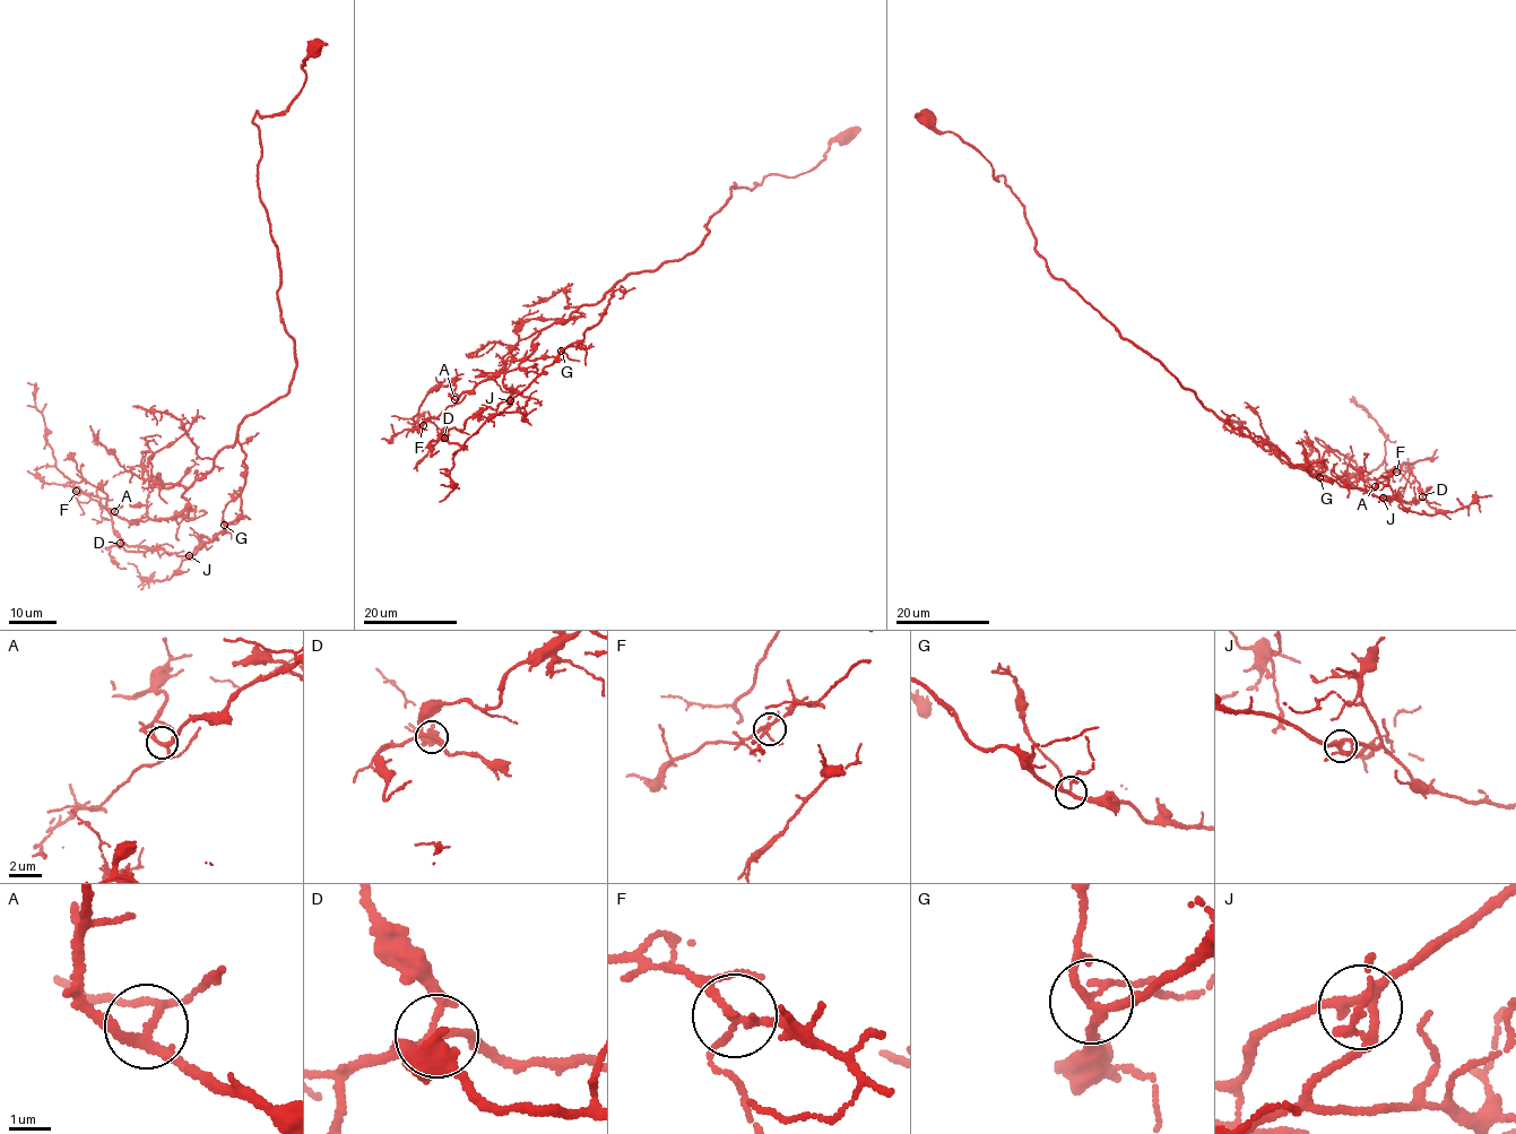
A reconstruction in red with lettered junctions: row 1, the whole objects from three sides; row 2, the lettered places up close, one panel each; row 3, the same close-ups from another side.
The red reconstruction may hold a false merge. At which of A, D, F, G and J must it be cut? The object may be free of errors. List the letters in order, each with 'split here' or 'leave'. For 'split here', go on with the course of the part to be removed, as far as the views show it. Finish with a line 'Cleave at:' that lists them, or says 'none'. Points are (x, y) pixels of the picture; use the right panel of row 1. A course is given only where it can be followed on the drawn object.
A: leave
D: leave
F: leave
G: leave
J: leave
Cleave at: none

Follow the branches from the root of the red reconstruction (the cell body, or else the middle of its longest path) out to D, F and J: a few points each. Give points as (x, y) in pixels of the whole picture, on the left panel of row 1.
D: (314, 48), (295, 98), (252, 121), (295, 377), (239, 429), (239, 516), (193, 555), (120, 543)
F: (314, 48), (295, 98), (252, 121), (297, 363), (287, 391), (245, 416), (176, 517), (128, 522), (76, 491)
J: (314, 48), (295, 98), (252, 121), (295, 377), (242, 421), (242, 511), (189, 555)

